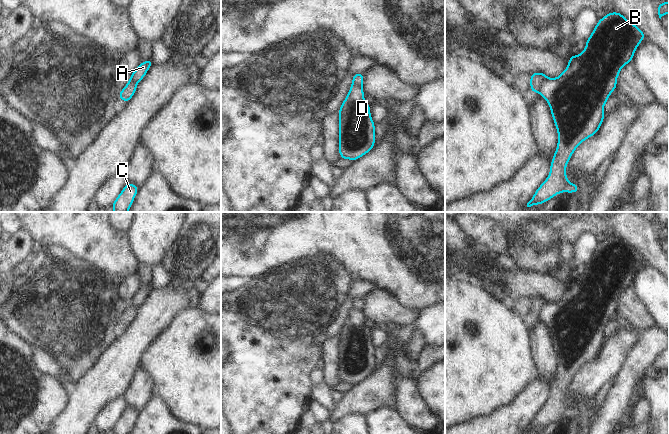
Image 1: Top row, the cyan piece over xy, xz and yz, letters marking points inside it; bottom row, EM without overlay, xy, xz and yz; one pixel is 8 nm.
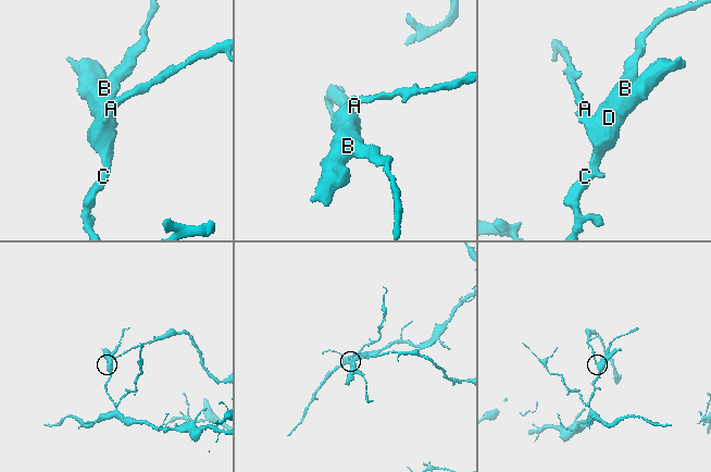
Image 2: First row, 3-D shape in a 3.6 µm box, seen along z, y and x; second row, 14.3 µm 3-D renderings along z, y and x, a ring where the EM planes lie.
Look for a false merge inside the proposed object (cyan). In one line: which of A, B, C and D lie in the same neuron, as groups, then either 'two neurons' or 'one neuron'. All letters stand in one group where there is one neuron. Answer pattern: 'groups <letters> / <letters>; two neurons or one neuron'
groups A / B C D; two neurons

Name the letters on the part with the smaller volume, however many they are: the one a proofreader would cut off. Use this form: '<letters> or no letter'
A

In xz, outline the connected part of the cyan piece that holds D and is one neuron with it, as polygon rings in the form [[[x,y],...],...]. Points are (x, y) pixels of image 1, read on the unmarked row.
[[[351,309],[339,339],[340,383],[356,385],[371,375],[376,366],[375,347],[370,337],[370,328],[364,324],[362,311]]]

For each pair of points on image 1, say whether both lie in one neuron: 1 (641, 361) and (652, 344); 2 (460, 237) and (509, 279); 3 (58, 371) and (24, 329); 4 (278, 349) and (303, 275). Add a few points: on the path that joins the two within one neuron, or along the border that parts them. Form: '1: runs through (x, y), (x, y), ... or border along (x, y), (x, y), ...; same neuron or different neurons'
1: runs through (642, 357), (648, 348); same neuron
2: border along (479, 261), (477, 276), (498, 280), (505, 291); different neurons
3: border along (34, 346), (47, 351), (59, 363); different neurons
4: border along (261, 326), (278, 338), (304, 337); different neurons

